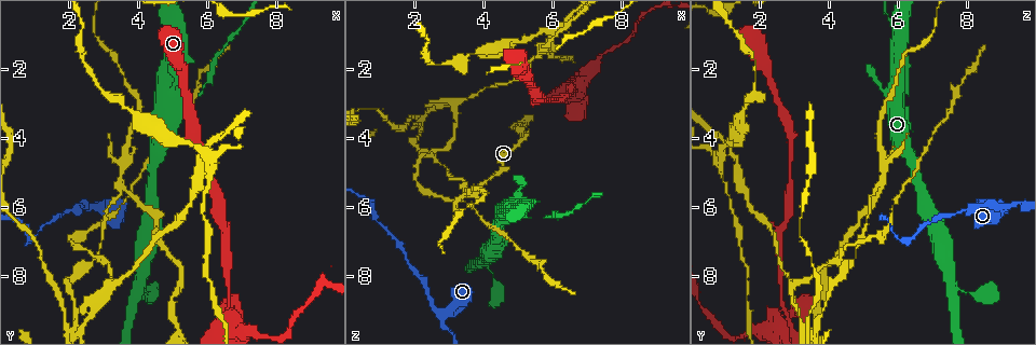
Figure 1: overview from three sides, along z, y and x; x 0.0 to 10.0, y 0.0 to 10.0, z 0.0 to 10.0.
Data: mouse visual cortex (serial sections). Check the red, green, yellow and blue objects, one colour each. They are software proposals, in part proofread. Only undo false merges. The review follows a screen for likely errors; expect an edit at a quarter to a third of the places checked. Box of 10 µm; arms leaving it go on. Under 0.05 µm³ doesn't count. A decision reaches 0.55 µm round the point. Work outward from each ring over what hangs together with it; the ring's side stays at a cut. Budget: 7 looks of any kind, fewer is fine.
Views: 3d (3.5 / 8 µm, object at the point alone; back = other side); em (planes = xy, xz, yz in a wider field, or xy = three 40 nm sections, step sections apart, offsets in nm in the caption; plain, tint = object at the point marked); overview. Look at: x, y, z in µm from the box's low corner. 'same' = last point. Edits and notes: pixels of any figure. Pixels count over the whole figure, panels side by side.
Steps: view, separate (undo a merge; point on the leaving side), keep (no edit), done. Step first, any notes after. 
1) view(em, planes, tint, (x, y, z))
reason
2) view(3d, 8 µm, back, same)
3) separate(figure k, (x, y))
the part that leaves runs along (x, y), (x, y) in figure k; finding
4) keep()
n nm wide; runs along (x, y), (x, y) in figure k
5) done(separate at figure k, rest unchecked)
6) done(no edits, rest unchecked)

view(3d, 8 µm, (2.95, 5.90, 9.40))
sharp bend

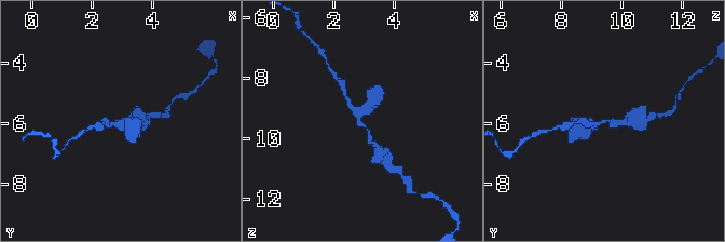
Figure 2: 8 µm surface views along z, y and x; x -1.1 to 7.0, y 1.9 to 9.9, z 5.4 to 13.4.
view(3d, 3.5 µm, same)

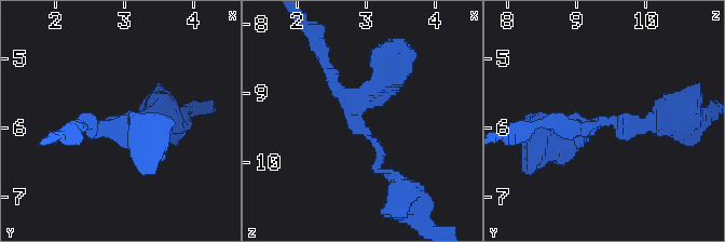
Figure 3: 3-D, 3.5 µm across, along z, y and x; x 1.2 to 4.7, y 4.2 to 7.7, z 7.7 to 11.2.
view(em, planes, tint, (2.90, 5.90, 9.35))
now the EM

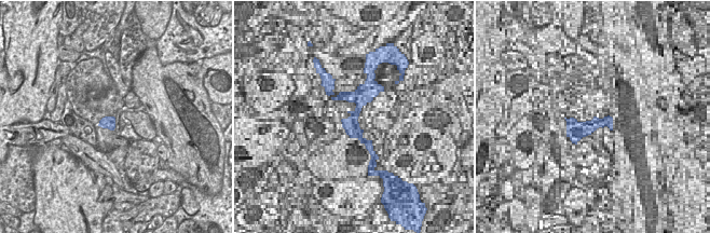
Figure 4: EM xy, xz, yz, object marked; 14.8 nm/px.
keep()
runs along (547, 136), (597, 122), (644, 125) in figure 3; all the same cell

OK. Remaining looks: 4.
view(3d, 3.5 µm, (4.00, 8.40, 7.55))
two arms in line, one across

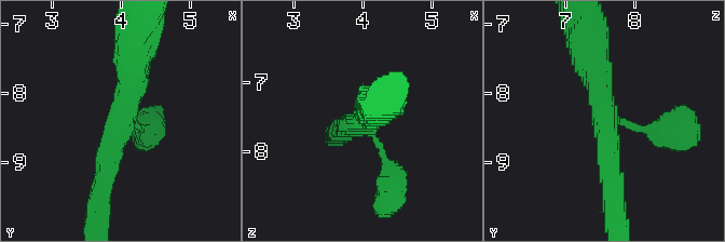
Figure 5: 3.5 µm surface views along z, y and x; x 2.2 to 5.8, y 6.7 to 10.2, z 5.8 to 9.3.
view(em, planes, plain, (4.00, 8.35, 7.55))
3 arms; arms of 150, 300, 450 nm; need the tissue

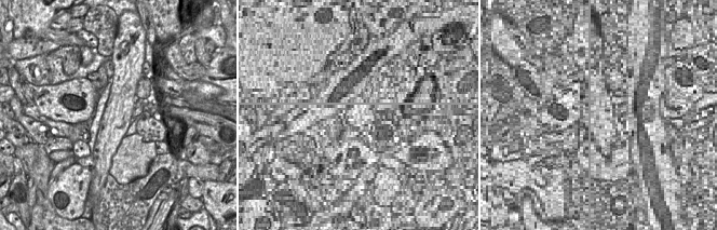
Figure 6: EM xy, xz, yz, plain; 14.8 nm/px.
view(em, planes, tint, same)

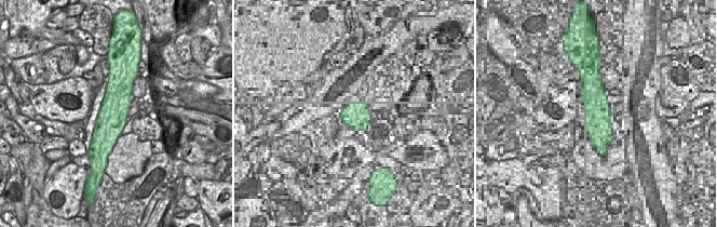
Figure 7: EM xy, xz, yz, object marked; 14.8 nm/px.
keep()
runs along (134, 53), (127, 103), (101, 185) in figure 5; one cell here

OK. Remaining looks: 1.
done(no edits, rest unchecked)

